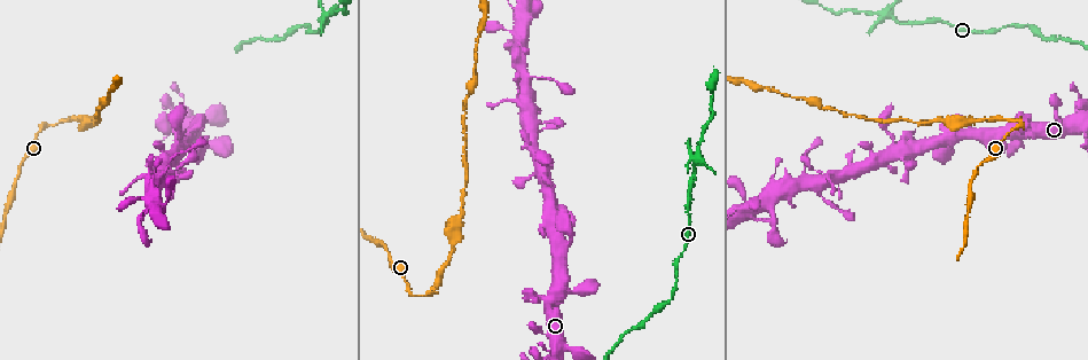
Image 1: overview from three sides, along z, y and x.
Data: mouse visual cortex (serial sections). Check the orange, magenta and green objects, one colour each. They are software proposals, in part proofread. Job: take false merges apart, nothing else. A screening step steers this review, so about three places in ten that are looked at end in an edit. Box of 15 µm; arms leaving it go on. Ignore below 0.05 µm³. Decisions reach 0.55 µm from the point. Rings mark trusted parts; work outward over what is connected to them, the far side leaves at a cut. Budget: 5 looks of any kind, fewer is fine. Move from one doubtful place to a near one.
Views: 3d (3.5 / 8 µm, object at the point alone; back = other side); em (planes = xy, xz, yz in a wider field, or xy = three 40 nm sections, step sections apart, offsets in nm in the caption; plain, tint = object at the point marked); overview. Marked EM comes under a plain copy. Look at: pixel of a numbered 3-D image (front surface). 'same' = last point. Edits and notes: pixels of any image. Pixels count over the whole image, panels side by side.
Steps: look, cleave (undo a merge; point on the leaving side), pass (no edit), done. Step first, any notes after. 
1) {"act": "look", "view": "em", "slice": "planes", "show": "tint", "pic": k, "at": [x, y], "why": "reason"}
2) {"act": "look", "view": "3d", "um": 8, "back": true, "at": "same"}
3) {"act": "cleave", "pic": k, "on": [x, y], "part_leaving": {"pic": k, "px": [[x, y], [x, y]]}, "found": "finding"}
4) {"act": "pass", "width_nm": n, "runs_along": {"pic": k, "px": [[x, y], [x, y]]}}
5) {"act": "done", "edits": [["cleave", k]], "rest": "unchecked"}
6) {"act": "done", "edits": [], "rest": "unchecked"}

{"act": "look", "view": "3d", "um": 3.5, "pic": 1, "at": [939, 150], "why": "three-way junction"}

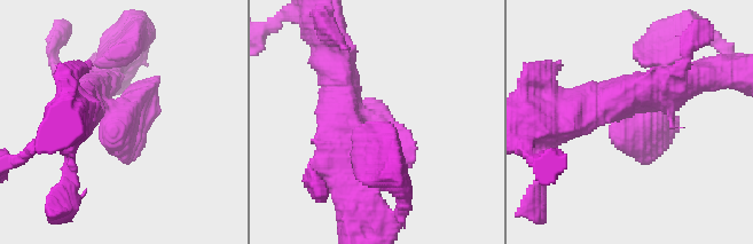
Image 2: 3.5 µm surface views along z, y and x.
{"act": "look", "view": "em", "slice": "planes", "show": "tint", "pic": 2, "at": [633, 116], "arms": 3, "arm_widths_nm": [350, 500, 600], "why": "shape alone is not enough"}

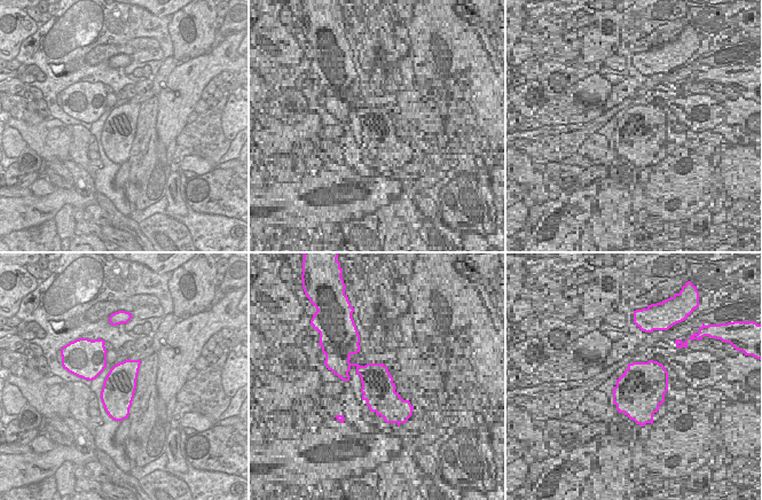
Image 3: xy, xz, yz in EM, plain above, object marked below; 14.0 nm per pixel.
{"act": "look", "view": "em", "slice": "xy", "step": 3, "show": "tint", "at": "same"}

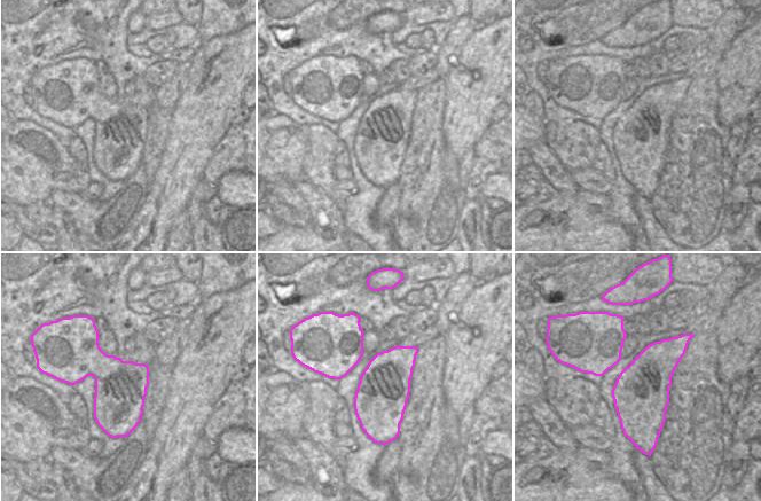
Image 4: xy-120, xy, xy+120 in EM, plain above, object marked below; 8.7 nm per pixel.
{"act": "pass", "runs_along": {"pic": 2, "px": [[91, 87], [123, 119], [157, 77]]}, "found": "continuous, no second cell"}

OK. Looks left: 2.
{"act": "look", "view": "3d", "um": 3.5, "pic": 1, "at": [697, 161], "why": "abrupt turn"}

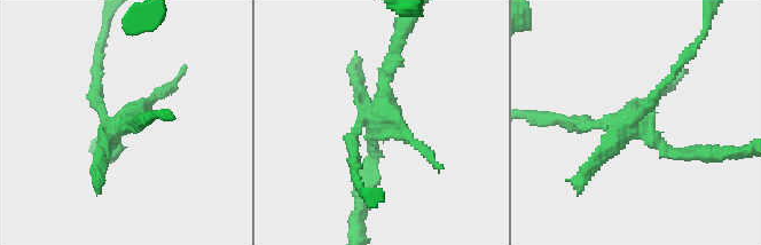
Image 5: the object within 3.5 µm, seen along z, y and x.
{"act": "look", "view": "em", "slice": "xy", "step": 1, "show": "tint", "pic": 5, "at": [633, 124], "why": "shape alone is not enough"}

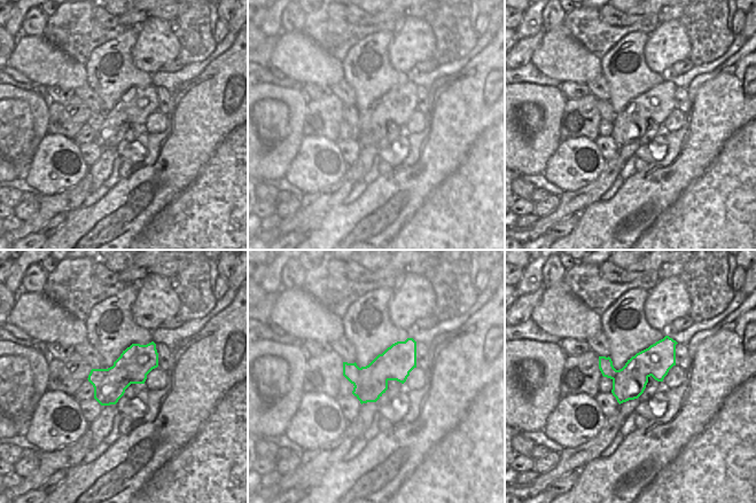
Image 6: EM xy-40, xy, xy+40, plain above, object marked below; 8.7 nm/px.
{"act": "cleave", "pic": 5, "on": [94, 85], "border": {"pic": 6, "px": [[103, 369], [101, 392], [110, 403]]}, "found": "a second cell is stuck on"}

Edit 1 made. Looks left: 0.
{"act": "done", "edits": [["cleave", 5]], "rest": "unchecked"}

